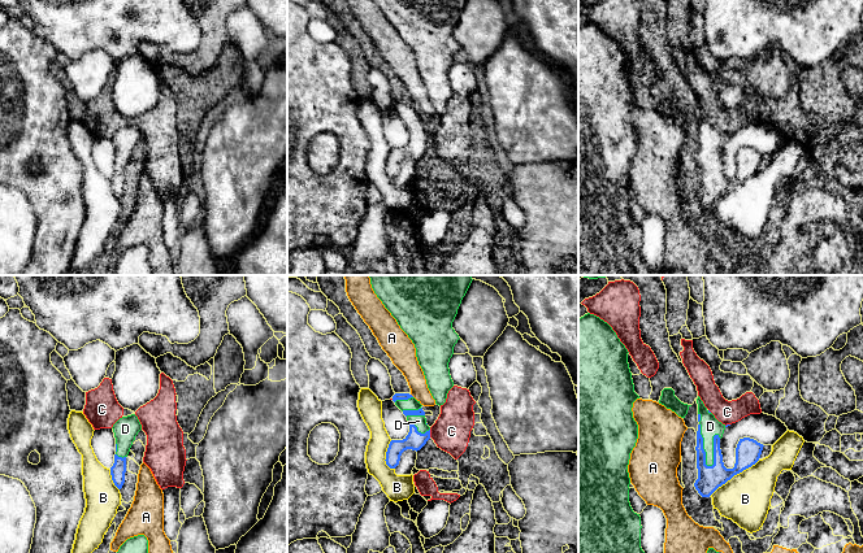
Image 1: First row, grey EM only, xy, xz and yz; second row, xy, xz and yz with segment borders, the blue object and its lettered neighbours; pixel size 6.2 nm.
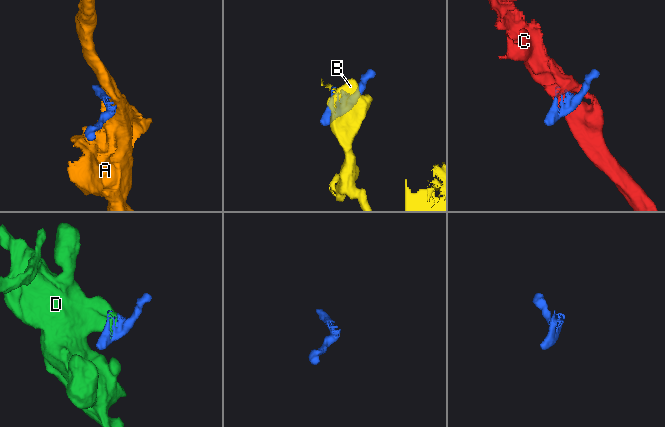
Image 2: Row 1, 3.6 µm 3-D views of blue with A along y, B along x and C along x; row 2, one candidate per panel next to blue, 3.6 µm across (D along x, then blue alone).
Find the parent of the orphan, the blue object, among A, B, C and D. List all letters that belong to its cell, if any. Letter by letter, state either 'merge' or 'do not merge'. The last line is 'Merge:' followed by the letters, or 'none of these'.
A: do not merge
B: do not merge
C: do not merge
D: merge
Merge: D

